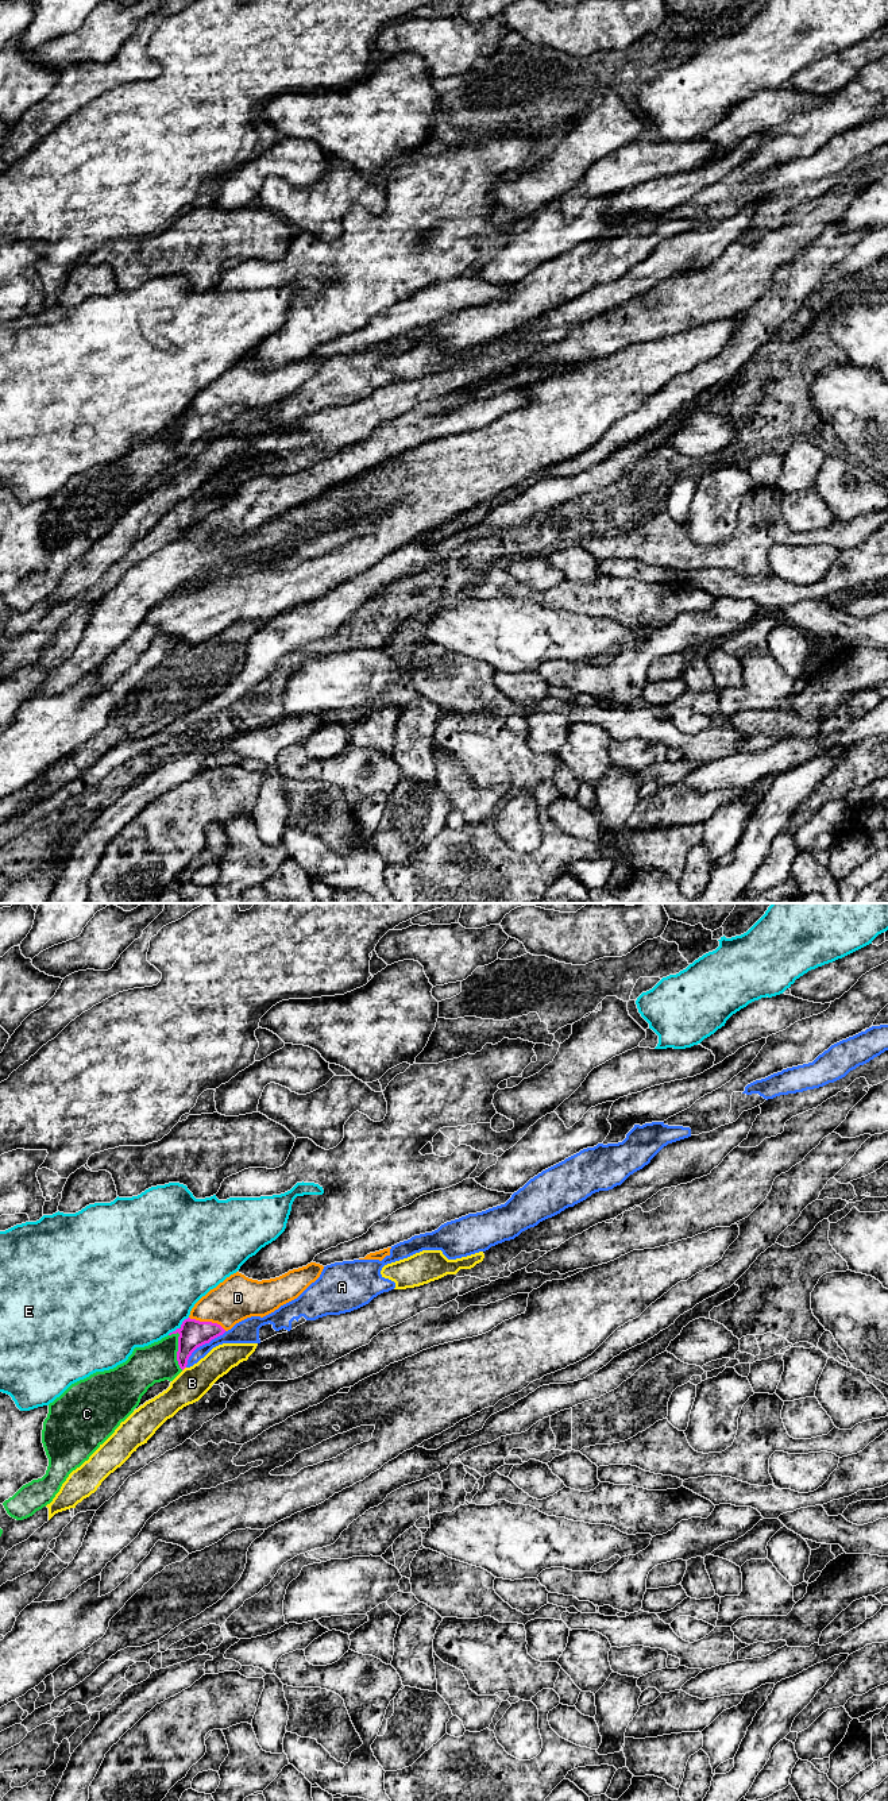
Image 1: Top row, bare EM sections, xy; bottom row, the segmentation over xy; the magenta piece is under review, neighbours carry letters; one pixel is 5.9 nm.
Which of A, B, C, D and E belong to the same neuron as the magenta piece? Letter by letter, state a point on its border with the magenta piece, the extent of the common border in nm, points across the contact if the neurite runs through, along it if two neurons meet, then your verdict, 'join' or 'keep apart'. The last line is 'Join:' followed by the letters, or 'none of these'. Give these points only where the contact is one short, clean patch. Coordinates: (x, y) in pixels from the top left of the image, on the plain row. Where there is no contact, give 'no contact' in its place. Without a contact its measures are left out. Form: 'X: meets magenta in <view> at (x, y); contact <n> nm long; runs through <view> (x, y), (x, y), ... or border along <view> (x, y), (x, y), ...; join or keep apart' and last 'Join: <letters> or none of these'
A: meets magenta in xy at (201, 438); contact 320 nm long; keep apart
B: meets magenta in xy at (184, 461); contact 40 nm long; border along xy (185, 459), (182, 463); keep apart
C: meets magenta in xy at (178, 443); contact 240 nm long; keep apart
D: meets magenta in xy at (208, 415); contact 240 nm long; runs through xy (193, 427), (208, 415), (224, 398), (238, 390); join
E: meets magenta in xy at (178, 421); contact 170 nm long; keep apart
Join: D

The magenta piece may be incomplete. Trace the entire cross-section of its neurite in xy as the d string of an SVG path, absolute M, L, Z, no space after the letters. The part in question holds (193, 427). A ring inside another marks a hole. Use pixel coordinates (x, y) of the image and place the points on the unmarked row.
M310 355L306 359L289 363L287 366L270 373L252 373L239 365L227 370L194 397L189 410L182 414L179 421L169 427L179 427L177 444L179 460L182 463L186 460L189 450L197 440L223 428L236 416L251 409L263 410L278 402L281 398L297 392L312 375L320 370L323 362L323 358Z

